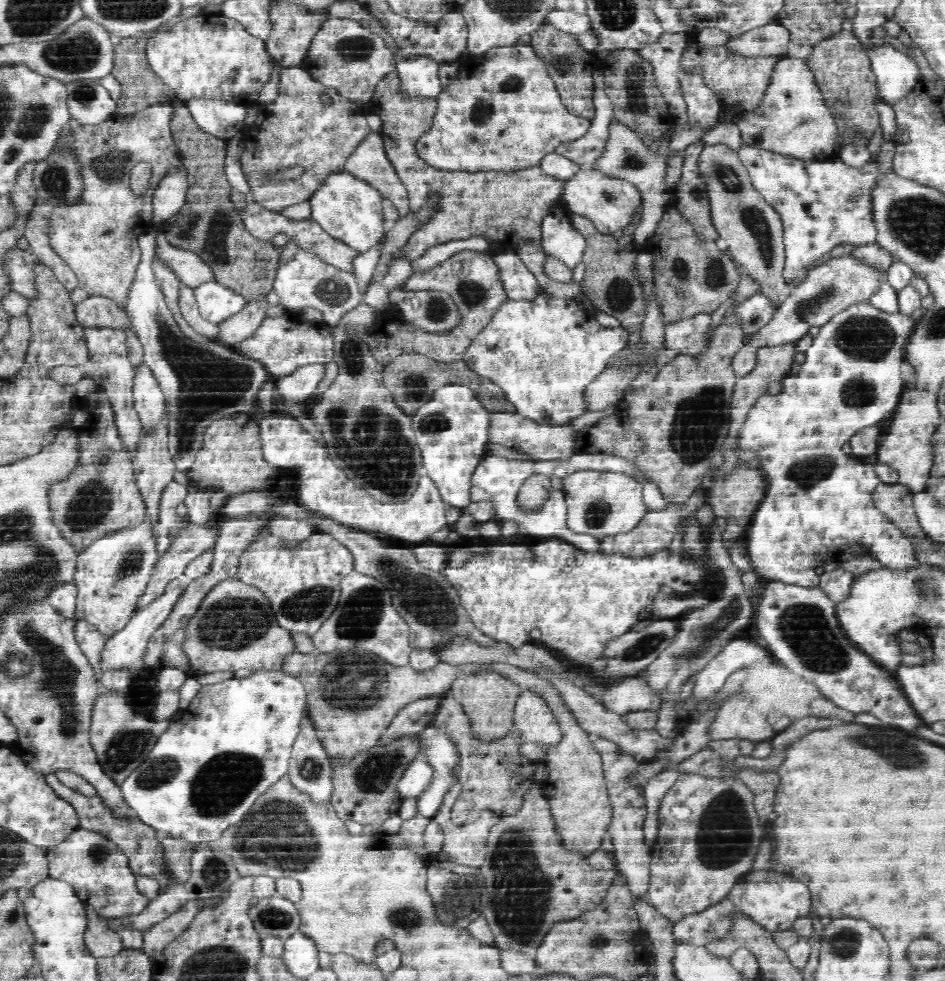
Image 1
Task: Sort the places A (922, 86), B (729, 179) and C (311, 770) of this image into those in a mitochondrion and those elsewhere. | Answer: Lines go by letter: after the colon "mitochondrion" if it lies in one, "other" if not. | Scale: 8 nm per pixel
A: other
B: mitochondrion
C: mitochondrion

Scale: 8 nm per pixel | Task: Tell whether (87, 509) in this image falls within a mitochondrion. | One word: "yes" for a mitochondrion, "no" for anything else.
yes

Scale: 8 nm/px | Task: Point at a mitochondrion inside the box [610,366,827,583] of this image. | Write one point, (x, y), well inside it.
(697, 425)

